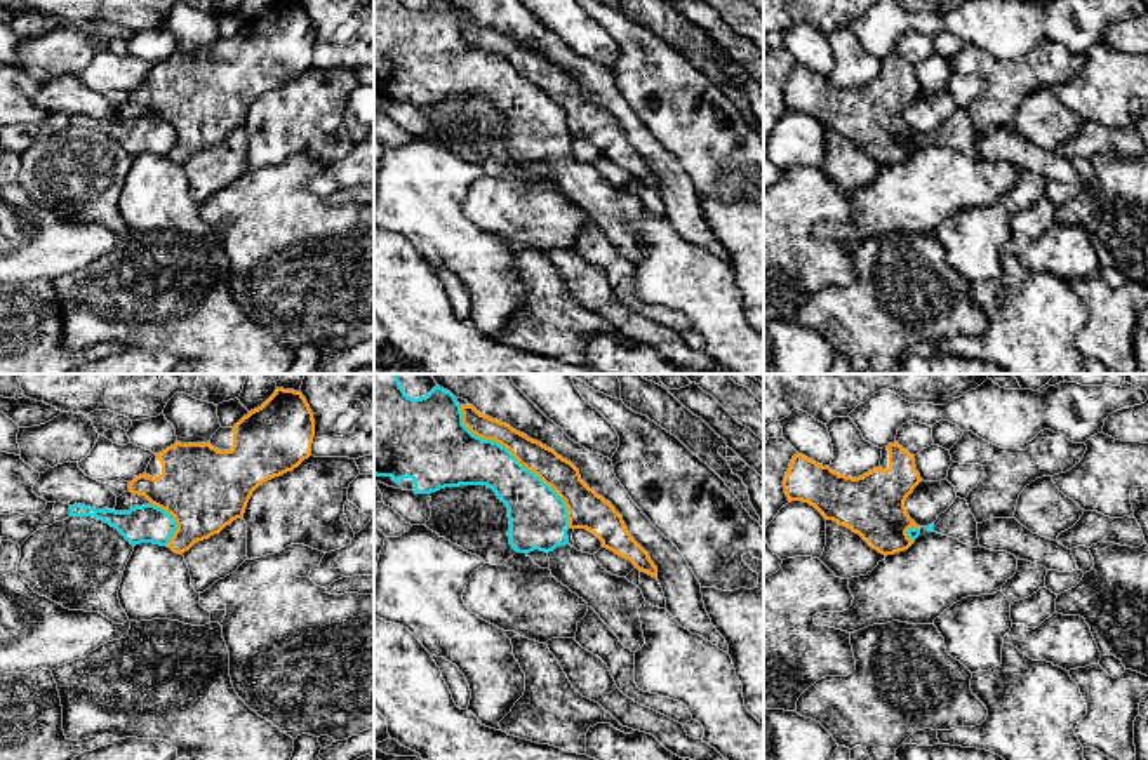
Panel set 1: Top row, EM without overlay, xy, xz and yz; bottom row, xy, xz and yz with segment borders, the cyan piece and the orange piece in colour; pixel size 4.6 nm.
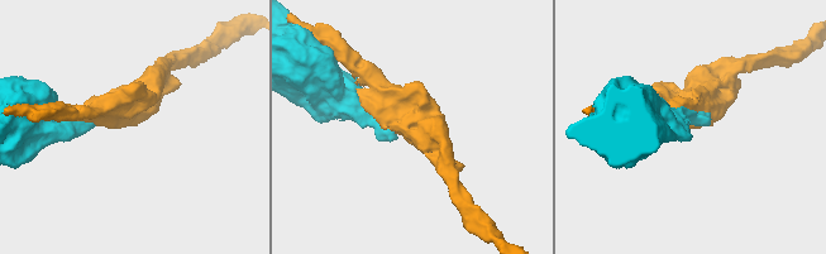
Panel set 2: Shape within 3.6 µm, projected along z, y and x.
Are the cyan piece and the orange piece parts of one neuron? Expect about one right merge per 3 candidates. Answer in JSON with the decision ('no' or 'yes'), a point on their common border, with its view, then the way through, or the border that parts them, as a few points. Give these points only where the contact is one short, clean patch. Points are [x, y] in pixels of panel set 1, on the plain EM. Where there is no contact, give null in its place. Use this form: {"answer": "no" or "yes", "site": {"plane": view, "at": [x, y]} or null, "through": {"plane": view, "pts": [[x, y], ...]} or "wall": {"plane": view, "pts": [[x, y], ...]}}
{"answer": "no", "site": {"plane": "xz", "at": [517, 72]}}

